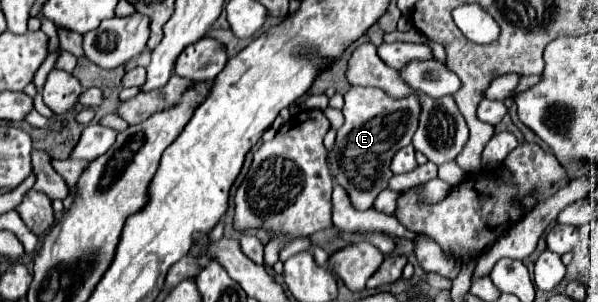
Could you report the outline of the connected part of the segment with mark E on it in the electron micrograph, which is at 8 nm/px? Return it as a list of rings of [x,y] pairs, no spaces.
[[[351,87],[345,93],[345,123],[337,131],[335,163],[331,167],[331,175],[337,179],[339,185],[347,189],[355,209],[365,211],[373,207],[373,199],[383,189],[387,189],[387,181],[393,175],[389,163],[399,149],[411,145],[411,139],[419,123],[419,113],[421,101],[413,95],[405,99],[393,99],[377,87]]]

